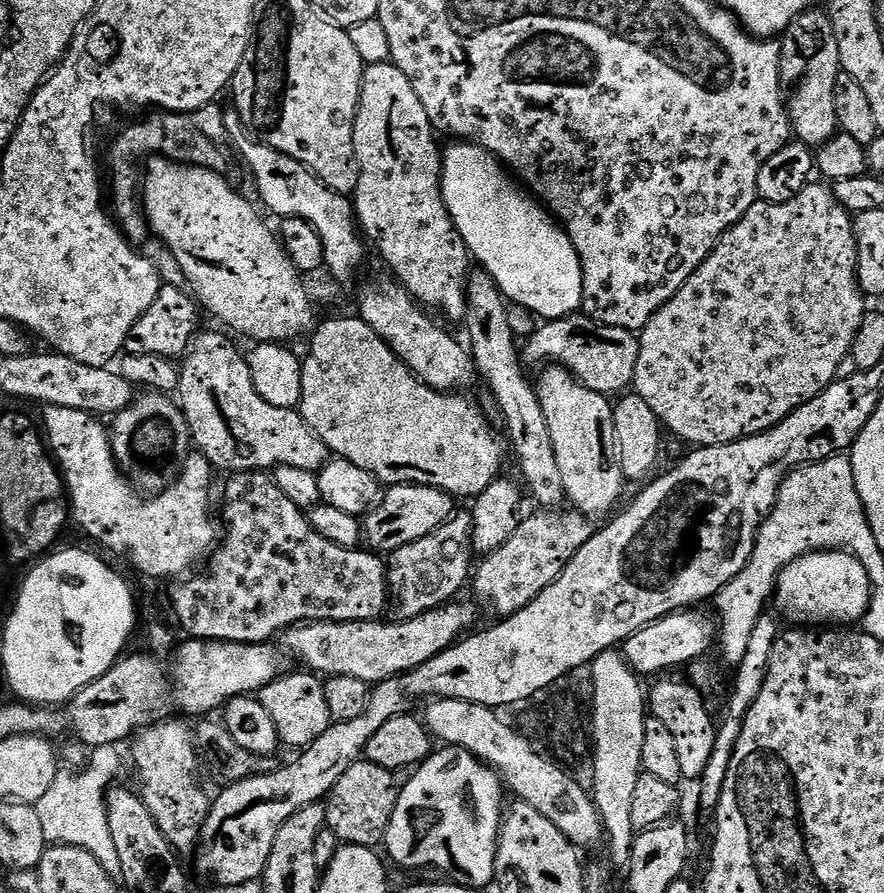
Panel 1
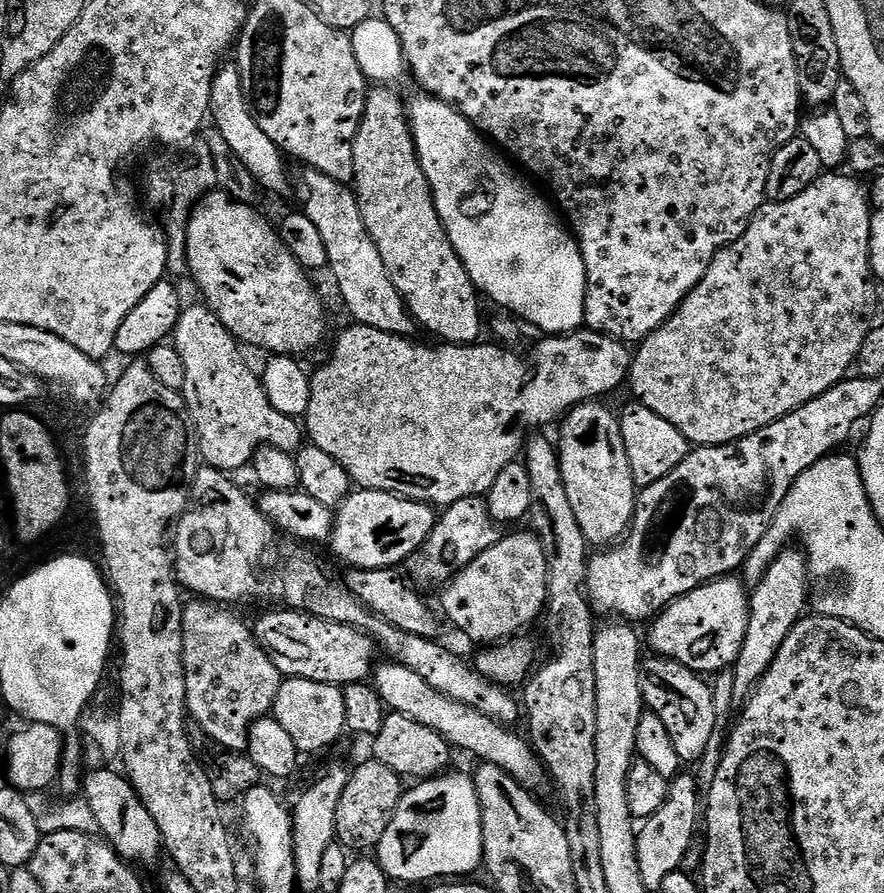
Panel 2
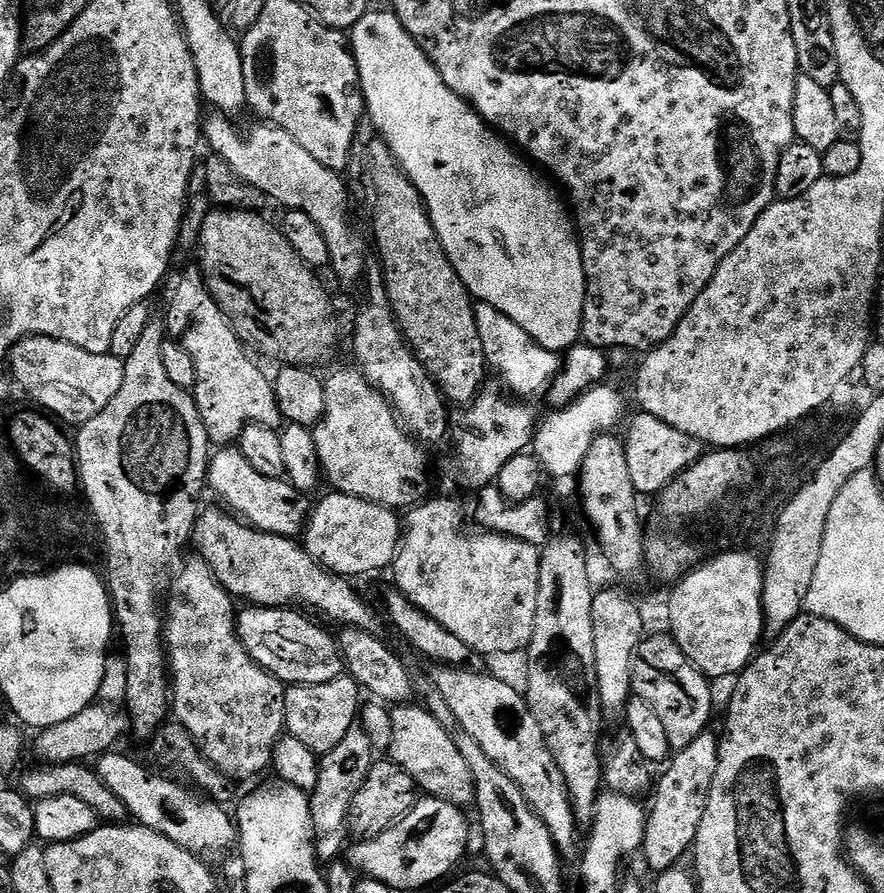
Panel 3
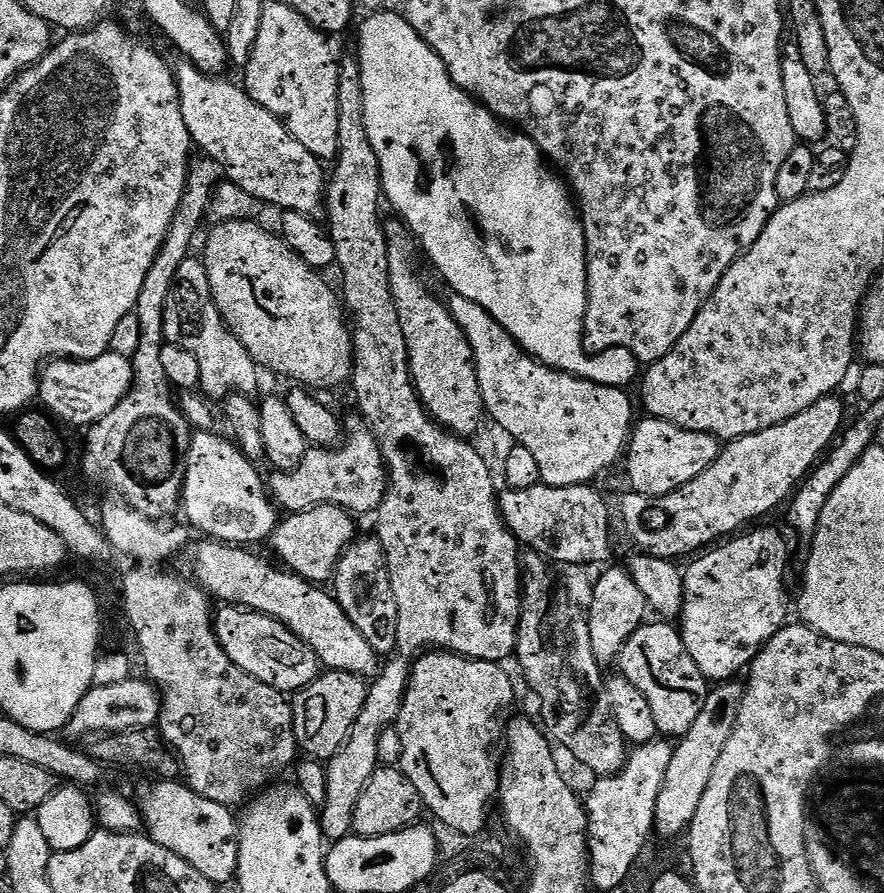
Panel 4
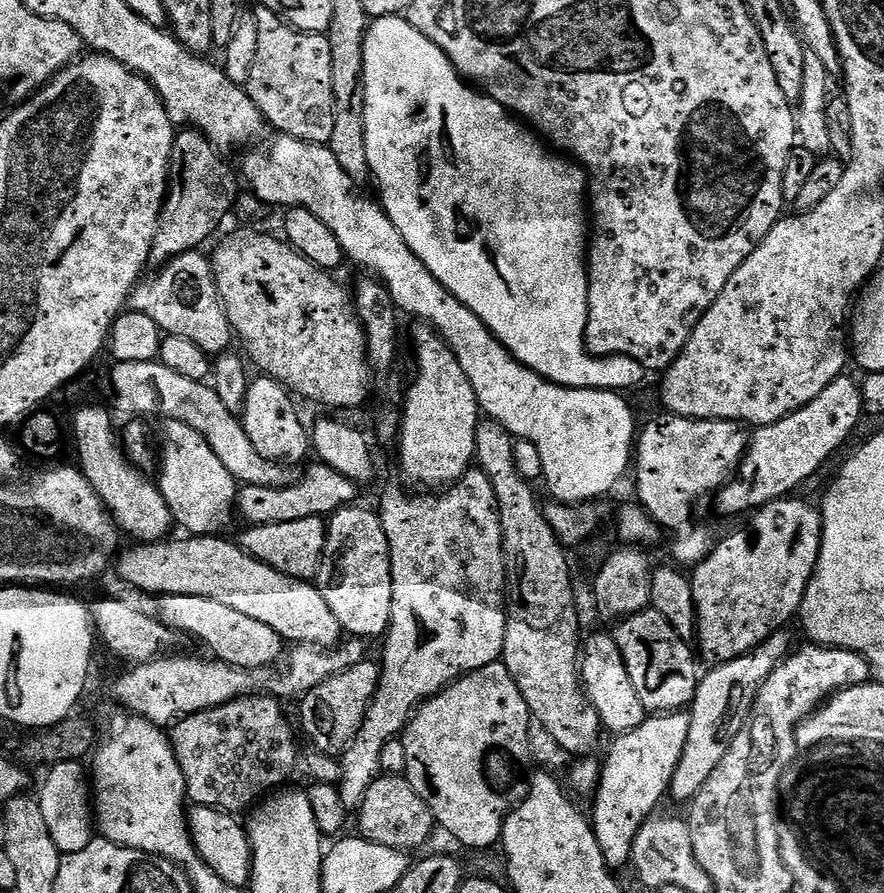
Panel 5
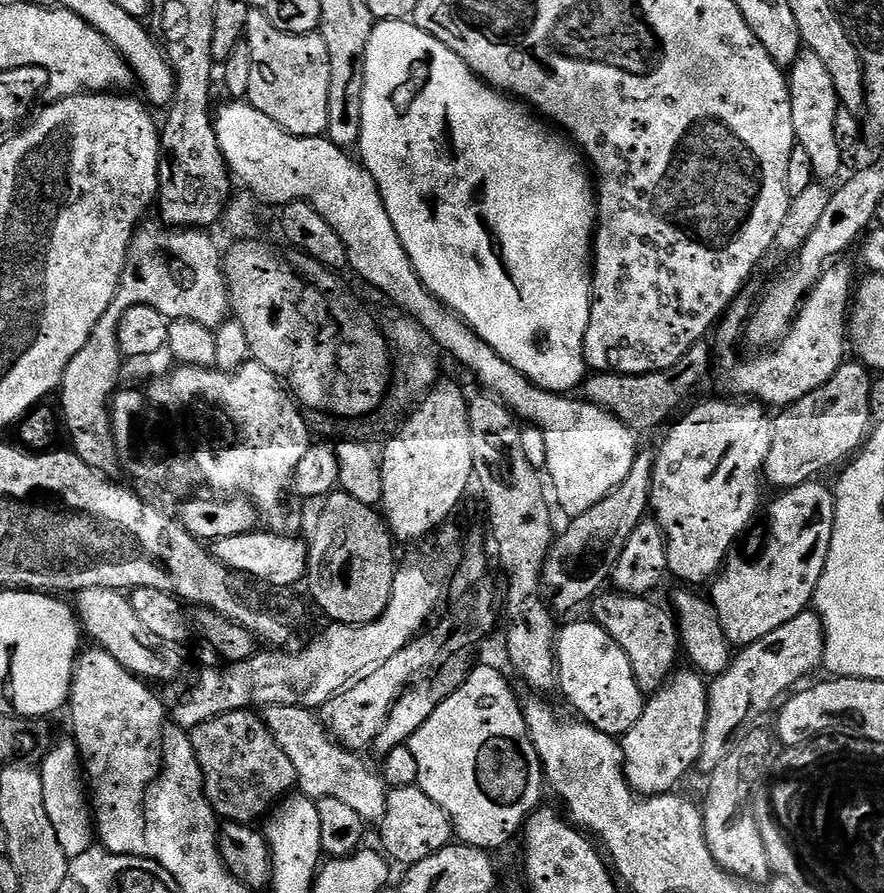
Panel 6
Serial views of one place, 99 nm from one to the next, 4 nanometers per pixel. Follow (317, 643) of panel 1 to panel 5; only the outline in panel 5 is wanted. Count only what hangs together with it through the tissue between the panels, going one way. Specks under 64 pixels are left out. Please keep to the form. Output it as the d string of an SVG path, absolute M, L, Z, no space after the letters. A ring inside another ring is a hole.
M188 594L161 595L158 619L169 629L177 628L209 648L215 659L235 668L267 668L275 665L285 655L286 642L270 626L249 618L241 611L230 610L213 598L191 597ZM280 656L280 657L279 657ZM277 659L277 660L276 660Z

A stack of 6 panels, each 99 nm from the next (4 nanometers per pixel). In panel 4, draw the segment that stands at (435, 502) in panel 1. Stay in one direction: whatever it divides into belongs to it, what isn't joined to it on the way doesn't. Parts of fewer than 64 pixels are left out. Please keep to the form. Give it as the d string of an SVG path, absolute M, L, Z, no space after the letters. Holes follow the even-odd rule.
M333 504L285 515L270 537L270 545L281 561L276 560L293 576L301 576L314 585L327 585L336 573L341 556L357 539L356 524L352 520L355 520L353 513Z

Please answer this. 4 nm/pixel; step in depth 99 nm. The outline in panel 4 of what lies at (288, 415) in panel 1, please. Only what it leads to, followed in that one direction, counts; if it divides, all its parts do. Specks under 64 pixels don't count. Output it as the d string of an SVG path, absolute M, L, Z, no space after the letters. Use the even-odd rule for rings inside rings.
M189 258L182 262L182 266L178 266L178 274L172 279L170 340L181 344L194 354L194 358L198 358L198 366L202 369L199 391L209 400L224 402L233 394L251 397L252 391L259 386L261 373L256 361L220 317L203 259Z

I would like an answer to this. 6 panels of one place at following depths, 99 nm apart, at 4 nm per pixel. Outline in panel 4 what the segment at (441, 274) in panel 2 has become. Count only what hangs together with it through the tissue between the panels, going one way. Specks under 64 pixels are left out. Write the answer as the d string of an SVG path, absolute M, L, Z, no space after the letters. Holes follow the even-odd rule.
M392 218L384 224L384 237L388 240L388 273L392 297L398 310L398 322L406 337L406 350L412 371L412 384L416 387L425 410L432 419L455 436L472 438L486 420L482 390L478 386L476 356L470 342L454 322L447 303L439 300L428 289L428 284L416 273L418 241L408 230L408 225Z

